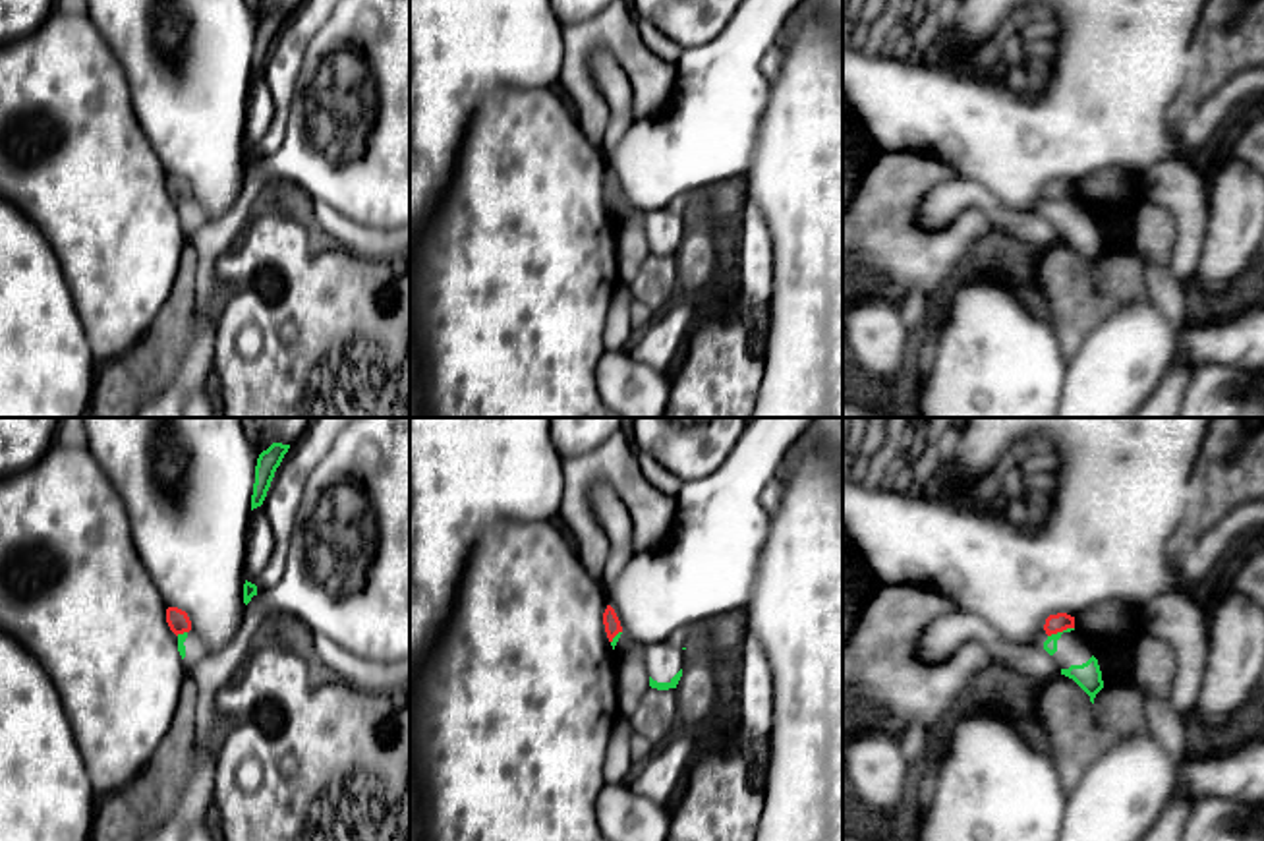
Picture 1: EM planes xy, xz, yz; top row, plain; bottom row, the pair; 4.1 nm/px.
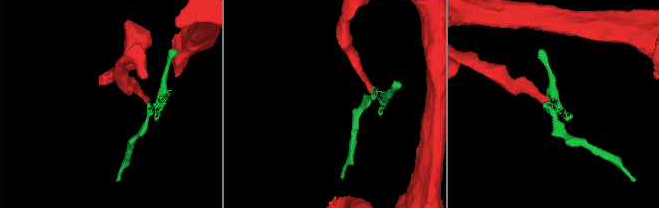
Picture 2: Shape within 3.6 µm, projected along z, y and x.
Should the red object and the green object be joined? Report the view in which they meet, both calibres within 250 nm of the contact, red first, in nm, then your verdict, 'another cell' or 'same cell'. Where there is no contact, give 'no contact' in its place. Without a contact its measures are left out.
yz | 80/60 nm | another cell

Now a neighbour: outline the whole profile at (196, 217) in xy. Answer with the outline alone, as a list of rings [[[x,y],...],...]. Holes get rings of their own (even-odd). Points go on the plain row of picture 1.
[[[195,199],[178,201],[178,218],[186,234],[195,232],[199,226],[207,224],[207,215]]]

